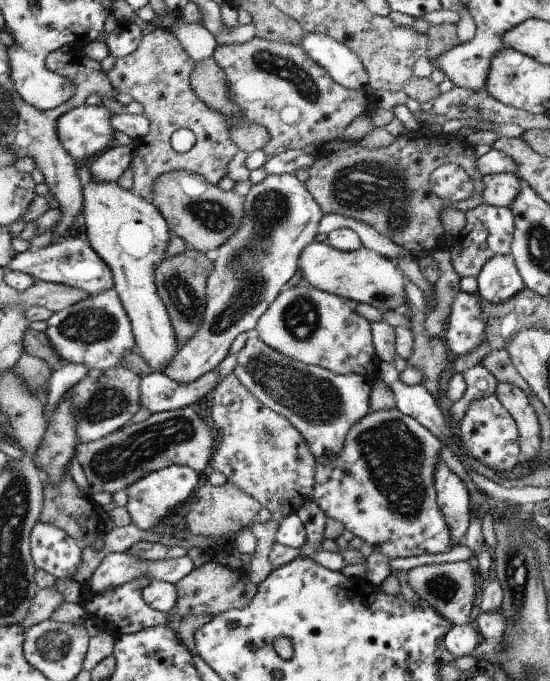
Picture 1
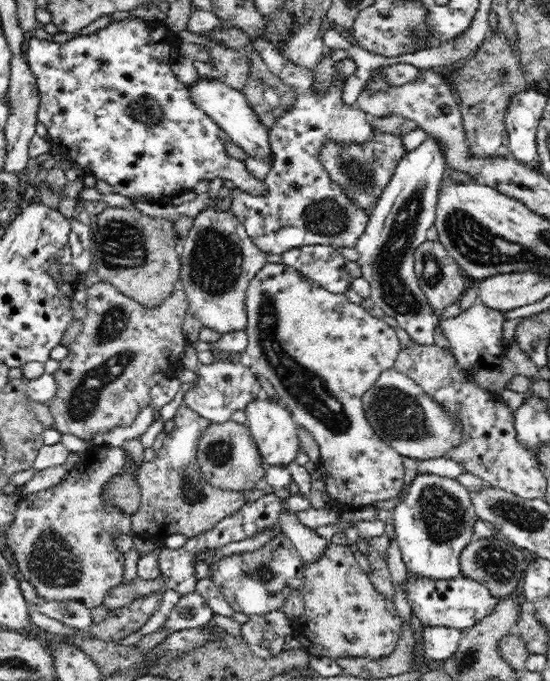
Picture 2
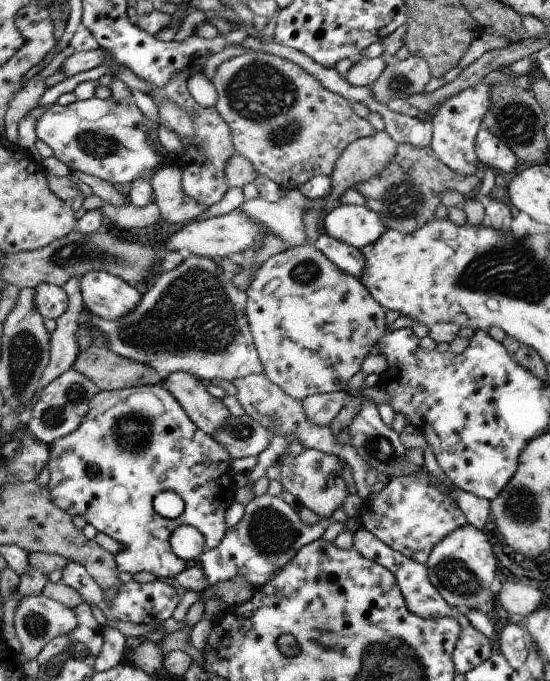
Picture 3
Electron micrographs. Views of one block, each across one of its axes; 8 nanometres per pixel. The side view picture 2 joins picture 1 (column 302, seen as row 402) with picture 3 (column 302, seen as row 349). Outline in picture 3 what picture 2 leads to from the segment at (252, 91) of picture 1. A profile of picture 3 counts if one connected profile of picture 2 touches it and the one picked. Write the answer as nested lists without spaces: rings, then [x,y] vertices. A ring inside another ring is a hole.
[[[242,51],[242,56],[218,66],[213,86],[218,94],[215,110],[230,128],[232,145],[238,154],[248,158],[255,170],[274,181],[284,191],[297,189],[317,175],[331,177],[335,163],[344,150],[357,139],[376,132],[366,118],[358,117],[351,102],[331,92],[302,67],[272,54]]]

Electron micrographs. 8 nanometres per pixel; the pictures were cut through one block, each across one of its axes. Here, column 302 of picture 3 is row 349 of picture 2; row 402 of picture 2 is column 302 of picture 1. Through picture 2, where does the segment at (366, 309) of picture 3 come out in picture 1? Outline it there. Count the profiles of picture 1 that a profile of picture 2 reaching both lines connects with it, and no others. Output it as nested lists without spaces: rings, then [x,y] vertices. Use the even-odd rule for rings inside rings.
[[[301,280],[296,287],[288,288],[279,294],[278,300],[263,314],[255,329],[262,342],[295,361],[316,365],[339,375],[360,374],[372,382],[378,378],[380,365],[372,343],[372,328],[366,316],[361,312],[357,313],[349,302],[350,300],[344,297],[318,290]]]

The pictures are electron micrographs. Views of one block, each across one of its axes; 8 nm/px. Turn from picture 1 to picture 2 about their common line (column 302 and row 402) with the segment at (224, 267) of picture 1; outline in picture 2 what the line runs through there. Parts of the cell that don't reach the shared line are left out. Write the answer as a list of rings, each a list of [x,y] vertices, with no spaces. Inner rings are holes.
[[[188,343],[186,352],[181,358],[182,368],[190,369],[196,374],[196,388],[192,388],[184,396],[185,408],[190,408],[200,417],[211,423],[223,423],[230,420],[234,410],[244,410],[254,402],[254,396],[260,392],[260,384],[253,370],[246,368],[246,361],[230,363],[218,361],[212,363],[200,362],[197,358],[199,353]]]

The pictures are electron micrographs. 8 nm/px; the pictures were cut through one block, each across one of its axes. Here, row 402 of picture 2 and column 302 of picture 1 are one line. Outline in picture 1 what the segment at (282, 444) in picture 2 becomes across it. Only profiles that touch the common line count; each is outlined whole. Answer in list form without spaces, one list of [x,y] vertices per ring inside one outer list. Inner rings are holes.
[[[312,242],[304,248],[299,261],[301,278],[310,286],[359,303],[361,307],[374,306],[383,313],[390,309],[402,311],[408,303],[403,272],[391,259],[377,252],[366,248],[346,252],[329,244]]]

